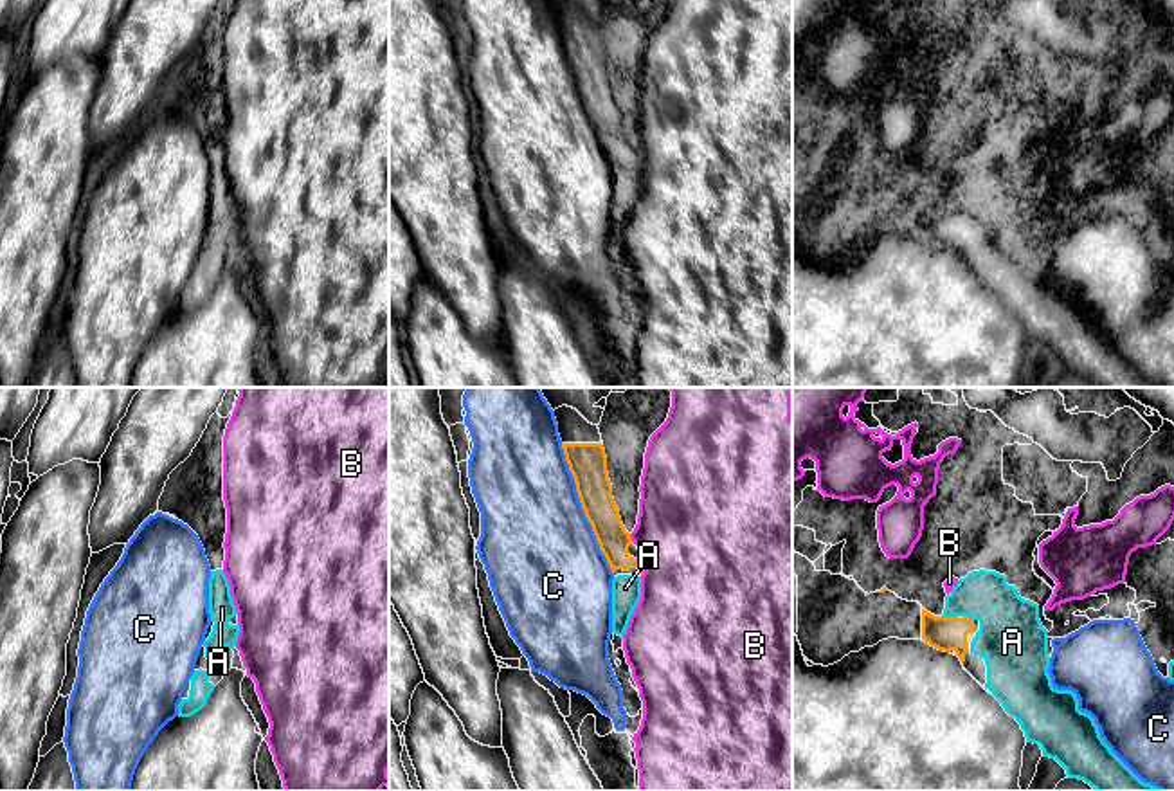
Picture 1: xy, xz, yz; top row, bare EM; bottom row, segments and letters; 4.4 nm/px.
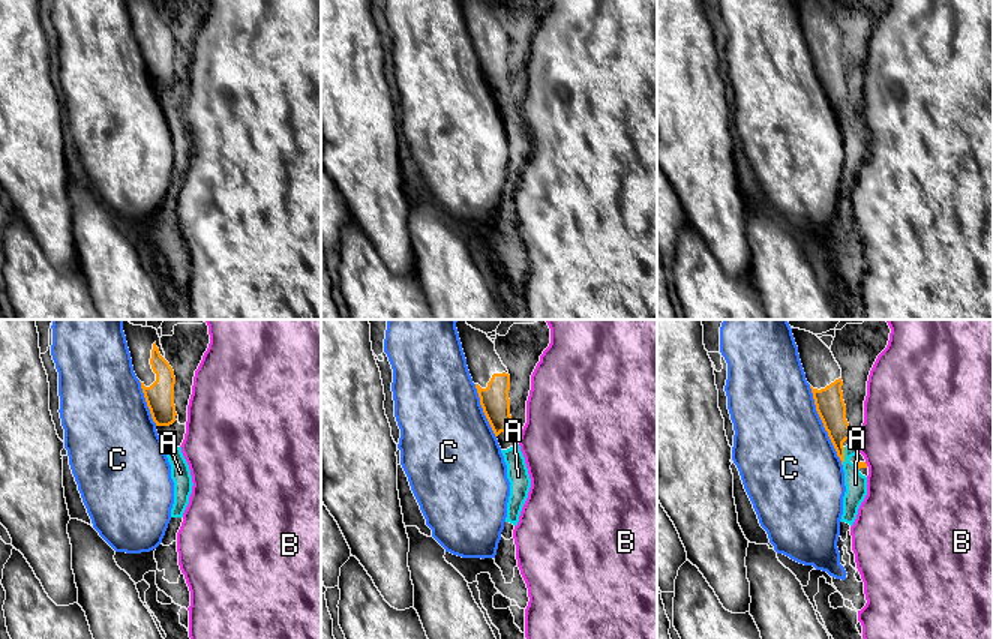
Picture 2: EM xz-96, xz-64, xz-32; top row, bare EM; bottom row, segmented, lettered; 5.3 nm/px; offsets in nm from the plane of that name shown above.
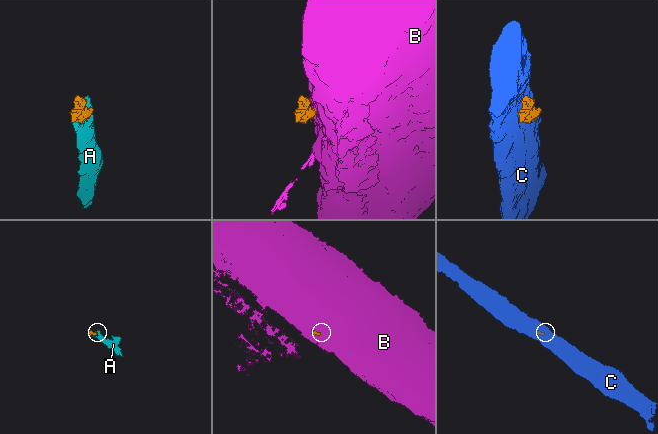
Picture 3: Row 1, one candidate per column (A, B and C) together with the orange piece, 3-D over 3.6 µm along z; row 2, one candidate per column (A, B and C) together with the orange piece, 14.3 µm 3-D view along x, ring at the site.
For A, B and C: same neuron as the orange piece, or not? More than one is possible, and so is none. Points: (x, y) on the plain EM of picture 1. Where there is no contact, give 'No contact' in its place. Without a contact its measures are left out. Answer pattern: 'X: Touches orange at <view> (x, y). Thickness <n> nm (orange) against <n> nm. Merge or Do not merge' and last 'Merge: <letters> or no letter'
A: Touches orange at yz (949, 215). Thickness 150 nm (orange) against 240 nm. Merge
B: Touches orange at xz (643, 164). Thickness 140 nm (orange) against 500 nm. Do not merge
C: Touches orange at xz (582, 103). Thickness 170 nm (orange) against 480 nm. Do not merge
Merge: A

